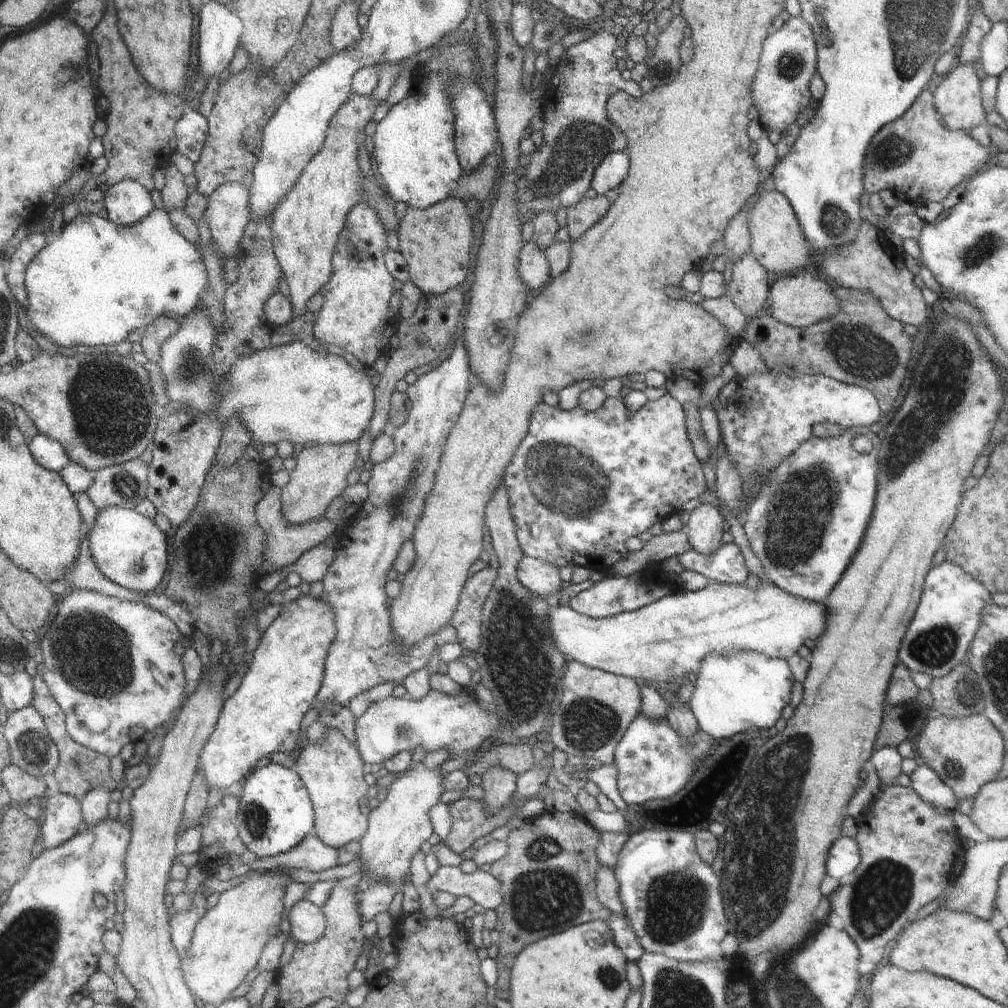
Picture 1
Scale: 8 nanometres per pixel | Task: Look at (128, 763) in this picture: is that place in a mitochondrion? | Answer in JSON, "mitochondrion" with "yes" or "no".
{"mitochondrion":"no"}

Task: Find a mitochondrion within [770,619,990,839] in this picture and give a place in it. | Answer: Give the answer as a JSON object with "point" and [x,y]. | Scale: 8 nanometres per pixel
{"point":[934,648]}

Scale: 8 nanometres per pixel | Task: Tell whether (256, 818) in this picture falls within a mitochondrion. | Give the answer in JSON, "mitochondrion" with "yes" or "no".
{"mitochondrion":"yes"}

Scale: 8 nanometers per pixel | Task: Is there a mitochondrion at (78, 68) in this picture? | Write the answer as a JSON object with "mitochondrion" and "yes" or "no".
{"mitochondrion":"no"}

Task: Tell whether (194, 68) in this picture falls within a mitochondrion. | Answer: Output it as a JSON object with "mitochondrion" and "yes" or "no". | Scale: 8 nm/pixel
{"mitochondrion":"no"}

